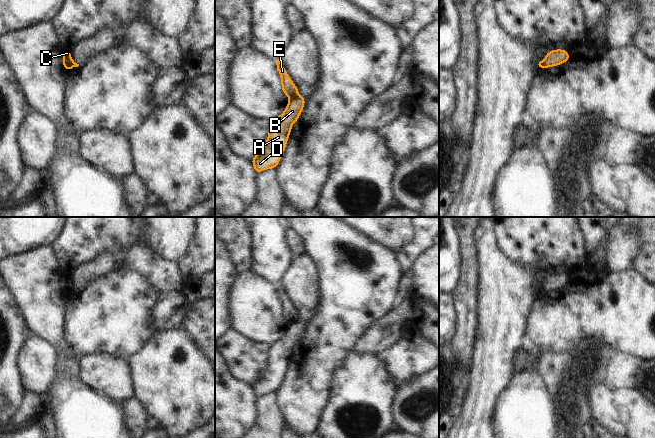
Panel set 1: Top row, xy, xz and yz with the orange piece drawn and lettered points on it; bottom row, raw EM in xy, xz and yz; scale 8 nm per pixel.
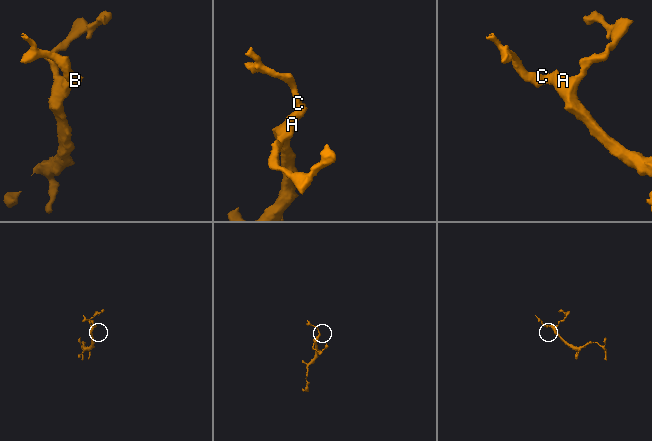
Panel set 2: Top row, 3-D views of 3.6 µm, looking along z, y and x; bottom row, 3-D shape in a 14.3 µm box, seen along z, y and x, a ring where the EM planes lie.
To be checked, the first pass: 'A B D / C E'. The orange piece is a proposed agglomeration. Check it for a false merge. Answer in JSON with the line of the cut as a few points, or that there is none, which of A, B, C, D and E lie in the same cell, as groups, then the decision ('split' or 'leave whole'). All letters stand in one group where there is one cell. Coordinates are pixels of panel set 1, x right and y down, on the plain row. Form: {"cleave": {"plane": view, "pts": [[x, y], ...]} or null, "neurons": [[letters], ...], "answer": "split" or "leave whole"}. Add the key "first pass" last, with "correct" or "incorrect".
{"cleave": {"plane": "xz", "pts": [[298, 318], [290, 322]]}, "neurons": [["A", "B", "D"], ["C", "E"]], "answer": "split", "first pass": "correct"}

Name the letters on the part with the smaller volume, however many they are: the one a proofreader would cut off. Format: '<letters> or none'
C, E

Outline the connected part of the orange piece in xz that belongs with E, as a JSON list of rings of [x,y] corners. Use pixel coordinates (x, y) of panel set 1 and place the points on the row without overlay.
[[[277,283],[277,295],[281,301],[281,312],[284,319],[289,322],[296,321],[299,319],[299,314],[297,310],[294,308],[293,304],[288,299],[284,289]]]

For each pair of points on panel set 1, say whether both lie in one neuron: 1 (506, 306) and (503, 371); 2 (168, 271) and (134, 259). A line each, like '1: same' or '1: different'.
1: same
2: same

